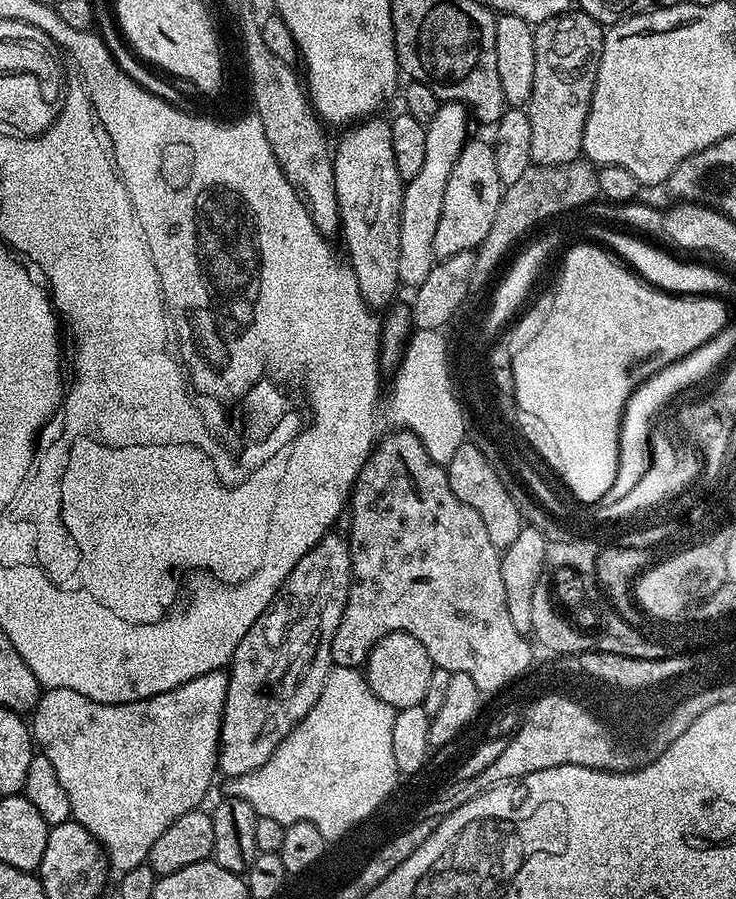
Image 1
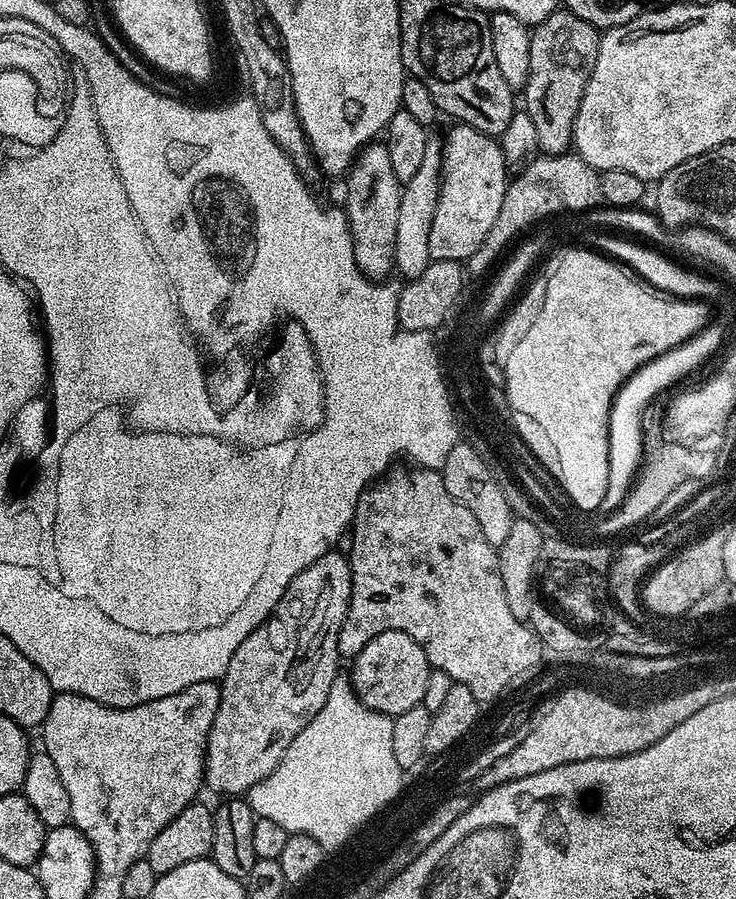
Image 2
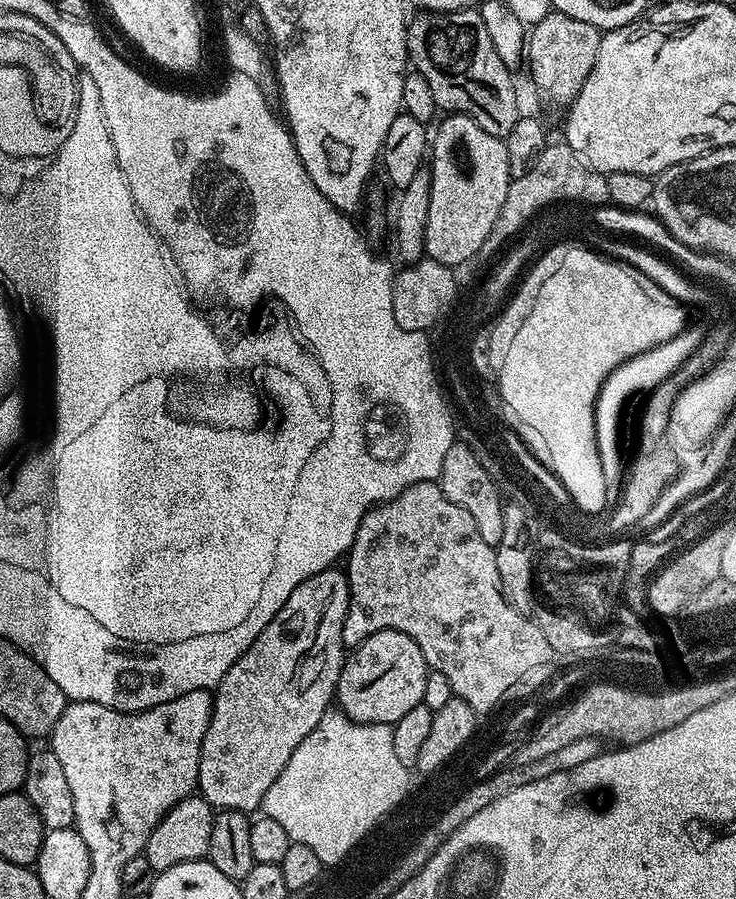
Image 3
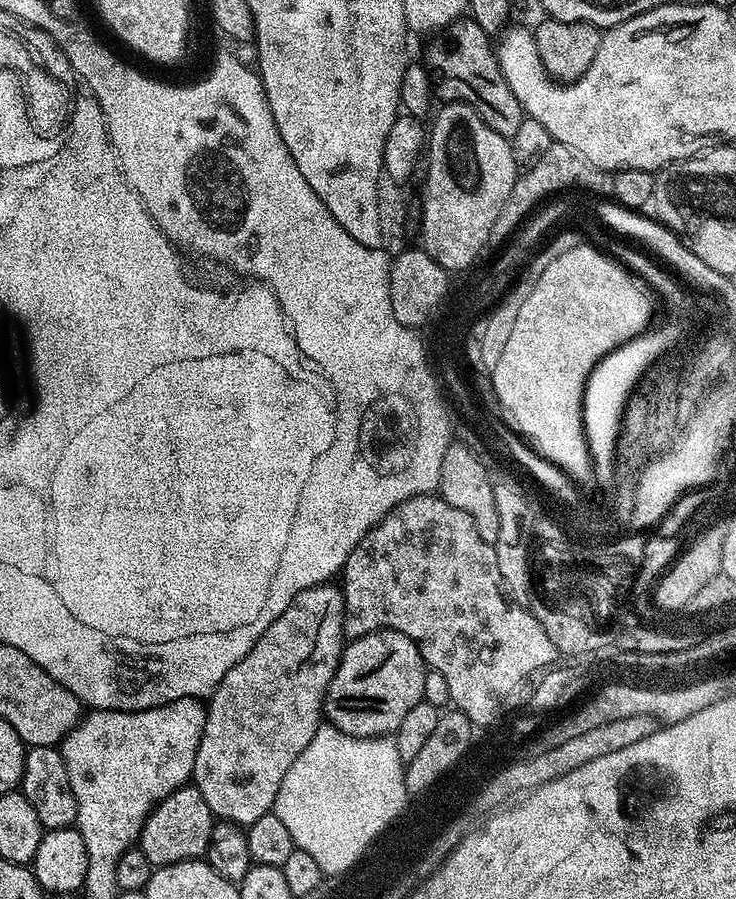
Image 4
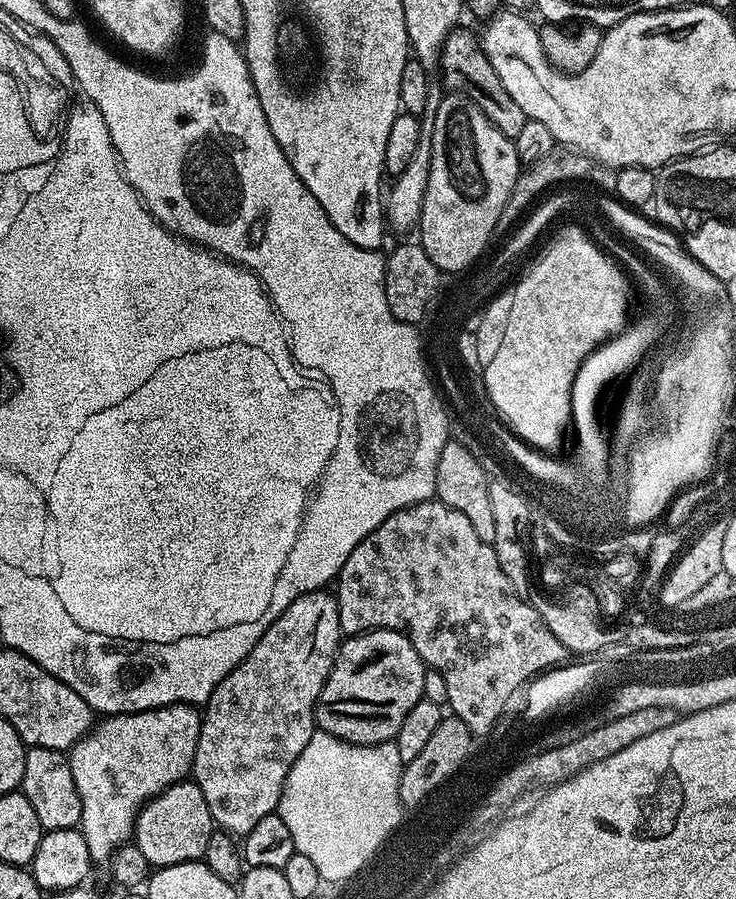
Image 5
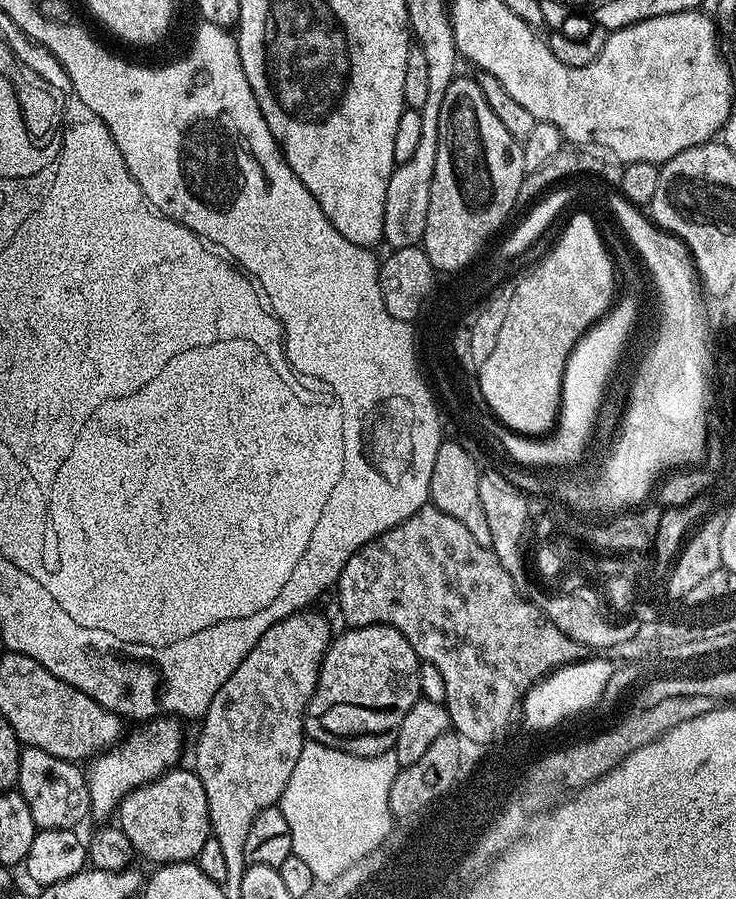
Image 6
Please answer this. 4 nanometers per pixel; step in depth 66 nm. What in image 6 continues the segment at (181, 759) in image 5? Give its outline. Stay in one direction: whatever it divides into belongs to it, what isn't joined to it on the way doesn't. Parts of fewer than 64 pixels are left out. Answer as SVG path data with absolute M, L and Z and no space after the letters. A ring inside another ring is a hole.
M167 714L141 723L137 732L123 737L111 748L100 753L87 765L88 789L92 803L91 815L108 816L117 811L124 795L157 780L164 772L170 772L181 763L180 751L184 748L184 728L179 719Z

